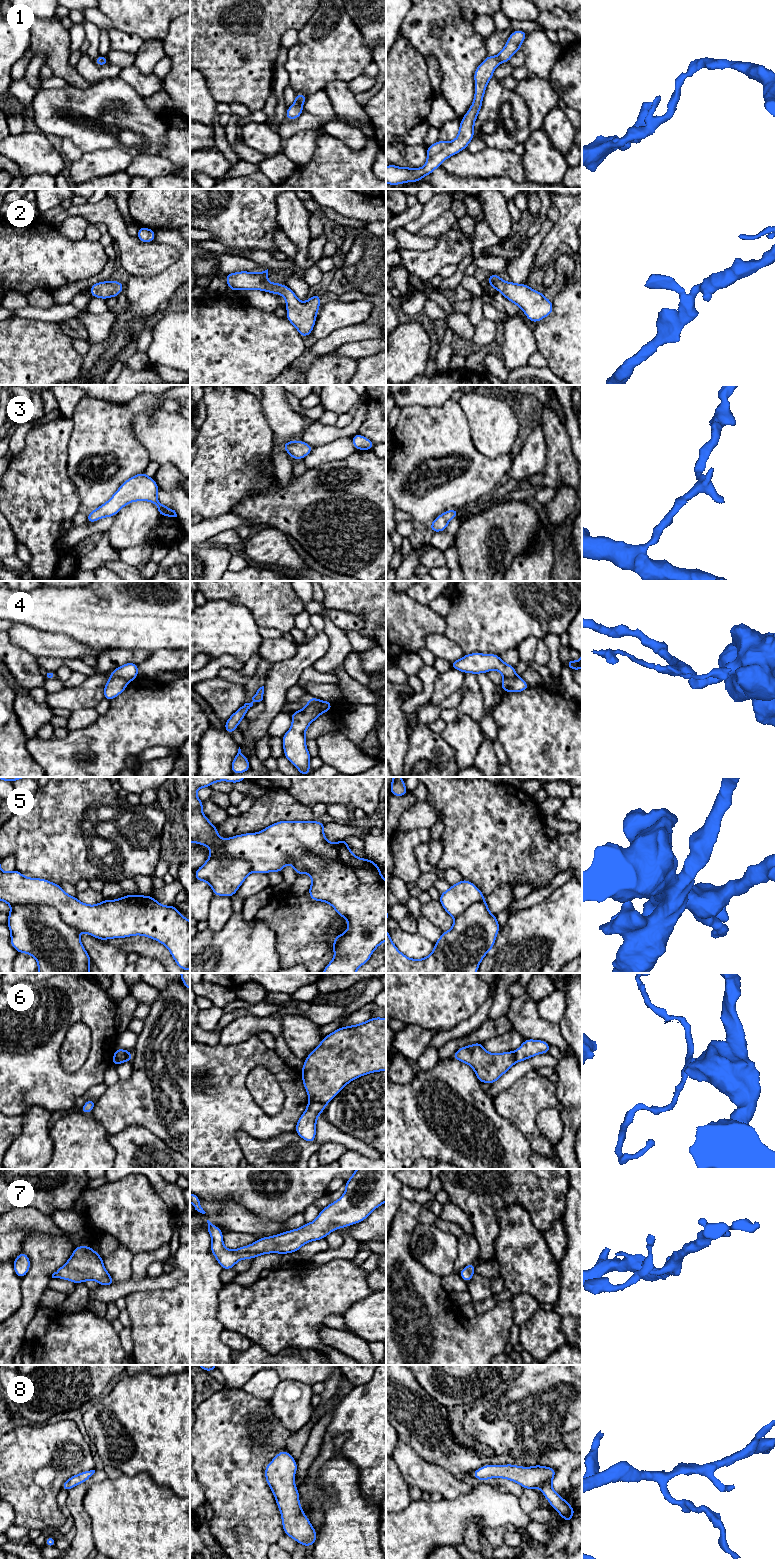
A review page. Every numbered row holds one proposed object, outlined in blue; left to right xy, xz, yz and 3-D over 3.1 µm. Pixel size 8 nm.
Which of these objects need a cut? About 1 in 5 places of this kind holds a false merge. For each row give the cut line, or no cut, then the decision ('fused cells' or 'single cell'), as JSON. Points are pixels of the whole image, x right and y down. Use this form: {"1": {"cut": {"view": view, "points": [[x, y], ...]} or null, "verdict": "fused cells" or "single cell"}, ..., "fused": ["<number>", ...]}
{"1": {"cut": null, "verdict": "single cell"}, "2": {"cut": null, "verdict": "single cell"}, "3": {"cut": null, "verdict": "single cell"}, "4": {"cut": {"view": "xz", "points": [[307, 703], [317, 703], [323, 711]]}, "verdict": "fused cells"}, "5": {"cut": {"view": "xy", "points": [[11, 905], [52, 906], [64, 921], [78, 930]]}, "verdict": "fused cells"}, "6": {"cut": {"view": "xz", "points": [[309, 1101], [315, 1101], [324, 1105]]}, "verdict": "fused cells"}, "7": {"cut": null, "verdict": "single cell"}, "8": {"cut": null, "verdict": "single cell"}, "fused": ["4", "5", "6"]}

